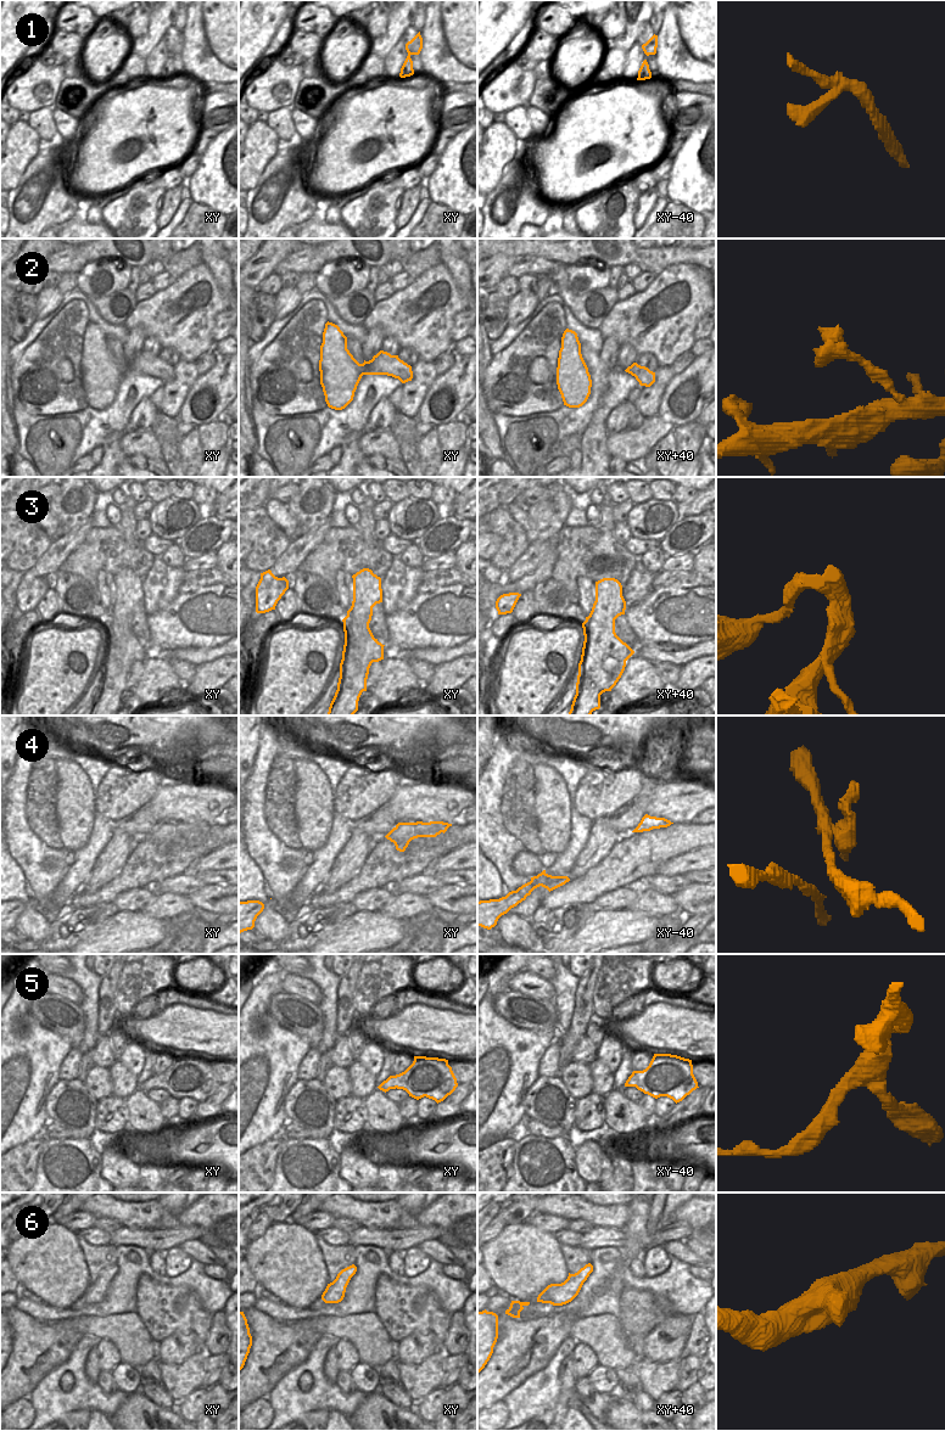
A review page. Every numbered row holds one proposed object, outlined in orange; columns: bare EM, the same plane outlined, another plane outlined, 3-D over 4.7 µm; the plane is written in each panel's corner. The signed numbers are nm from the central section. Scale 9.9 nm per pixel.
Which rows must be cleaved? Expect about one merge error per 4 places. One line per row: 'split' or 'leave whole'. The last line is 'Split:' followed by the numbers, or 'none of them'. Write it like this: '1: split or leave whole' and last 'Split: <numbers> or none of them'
1: leave whole
2: leave whole
3: split
4: split
5: split
6: leave whole
Split: 3, 4, 5

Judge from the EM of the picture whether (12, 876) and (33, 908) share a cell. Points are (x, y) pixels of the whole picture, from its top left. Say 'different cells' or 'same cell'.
same cell

